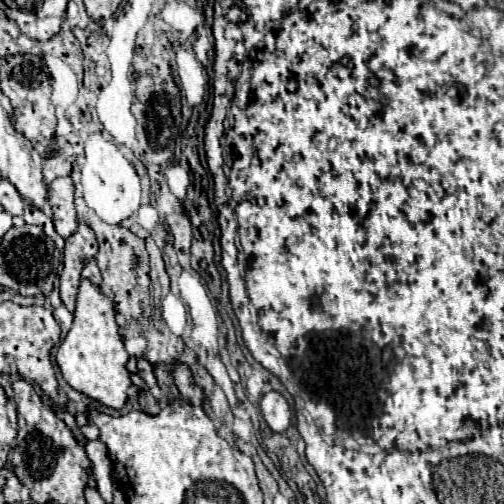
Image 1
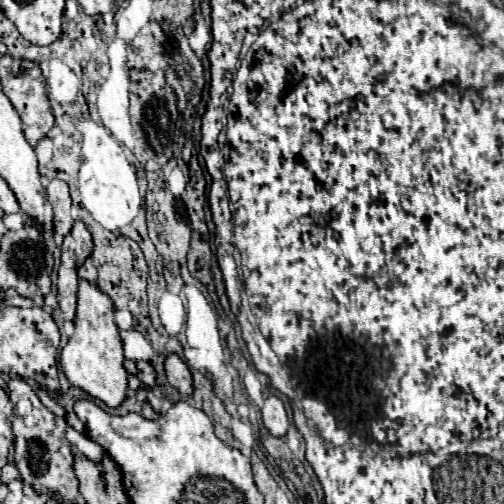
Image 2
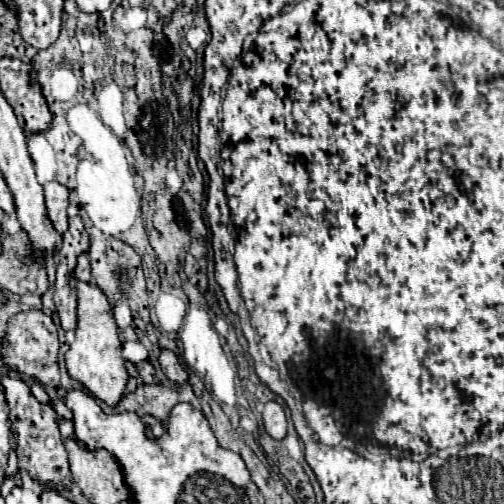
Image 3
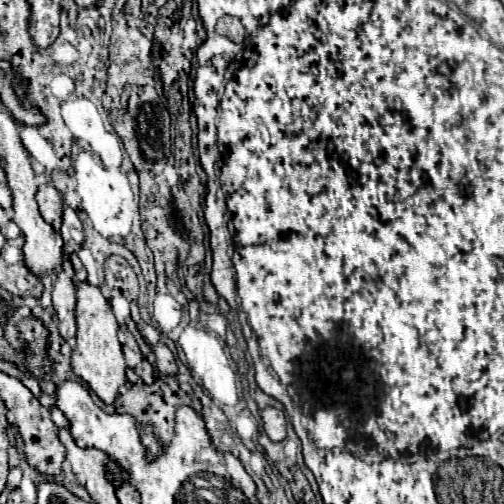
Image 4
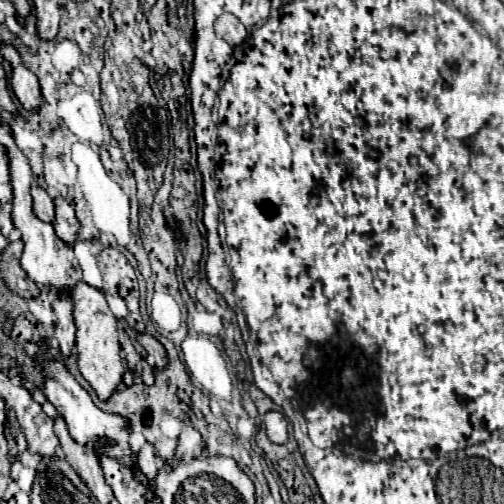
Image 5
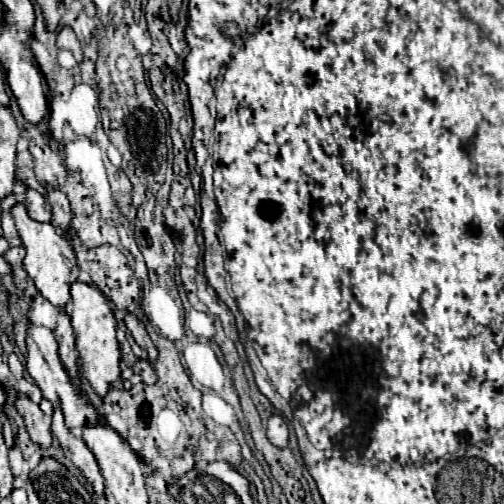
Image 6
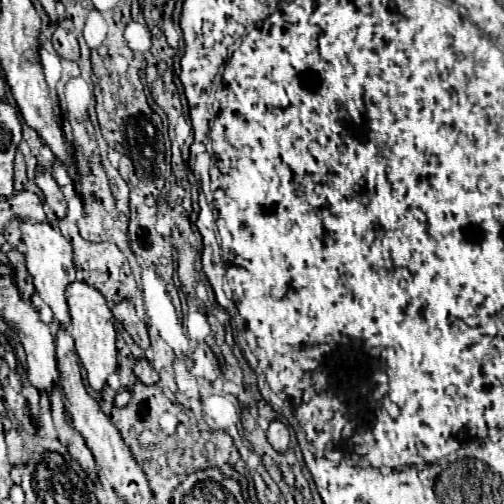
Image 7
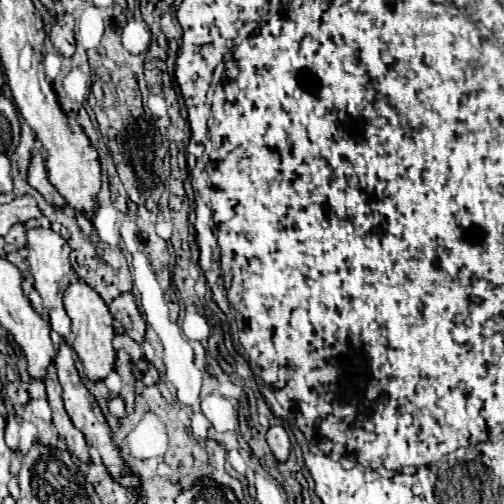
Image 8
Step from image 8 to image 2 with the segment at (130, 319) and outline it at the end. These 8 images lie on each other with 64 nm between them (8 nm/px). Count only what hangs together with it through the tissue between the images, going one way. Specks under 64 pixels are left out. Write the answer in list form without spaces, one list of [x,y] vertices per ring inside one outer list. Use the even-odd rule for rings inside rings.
[[[176,354],[166,358],[166,376],[168,382],[182,394],[182,398],[190,398],[192,396],[192,374],[186,366],[184,360],[180,360]]]

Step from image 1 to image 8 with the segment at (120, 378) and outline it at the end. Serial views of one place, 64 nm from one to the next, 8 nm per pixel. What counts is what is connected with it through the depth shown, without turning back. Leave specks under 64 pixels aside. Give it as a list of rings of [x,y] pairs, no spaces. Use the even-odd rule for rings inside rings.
[[[78,280],[66,288],[64,306],[66,306],[68,316],[72,318],[72,338],[74,338],[72,346],[84,364],[84,372],[86,372],[88,380],[92,380],[92,382],[104,380],[114,370],[114,360],[116,360],[116,350],[112,348],[114,318],[108,312],[106,302],[102,300],[102,296],[96,290],[92,290],[88,284]]]

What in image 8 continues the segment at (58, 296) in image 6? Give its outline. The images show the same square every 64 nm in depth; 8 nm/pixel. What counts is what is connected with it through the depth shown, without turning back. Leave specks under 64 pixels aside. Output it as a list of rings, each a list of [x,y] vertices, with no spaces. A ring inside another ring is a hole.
[[[30,228],[26,232],[26,248],[28,248],[28,266],[30,266],[30,272],[34,276],[34,288],[38,290],[38,294],[42,296],[44,300],[44,308],[50,312],[50,326],[52,330],[56,330],[62,340],[68,340],[70,342],[70,318],[64,310],[64,304],[62,304],[62,294],[66,290],[66,286],[72,282],[72,266],[70,266],[70,246],[68,242],[56,234],[54,230],[46,230],[46,228]]]

